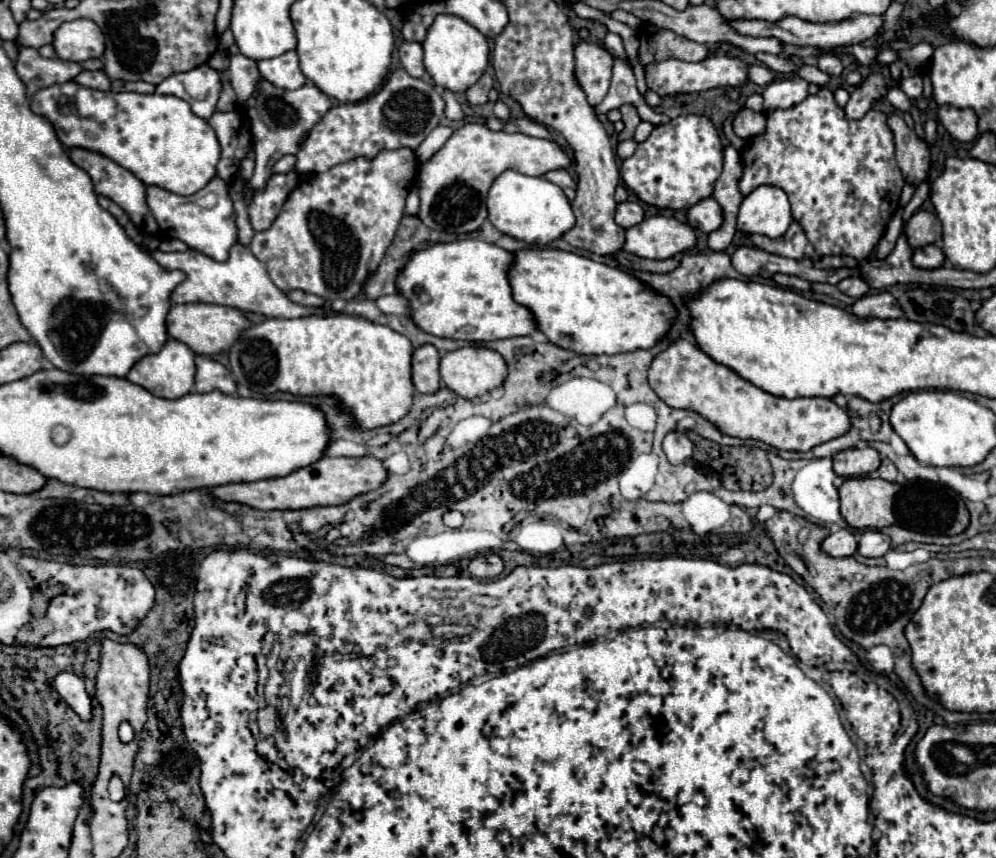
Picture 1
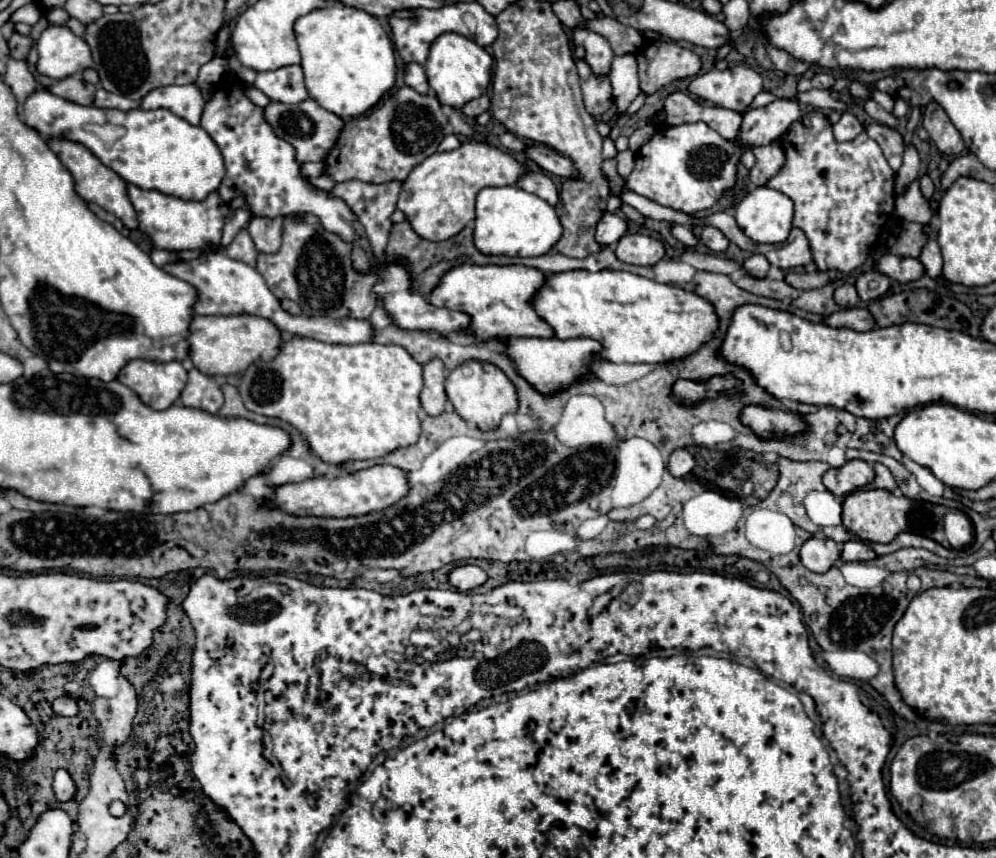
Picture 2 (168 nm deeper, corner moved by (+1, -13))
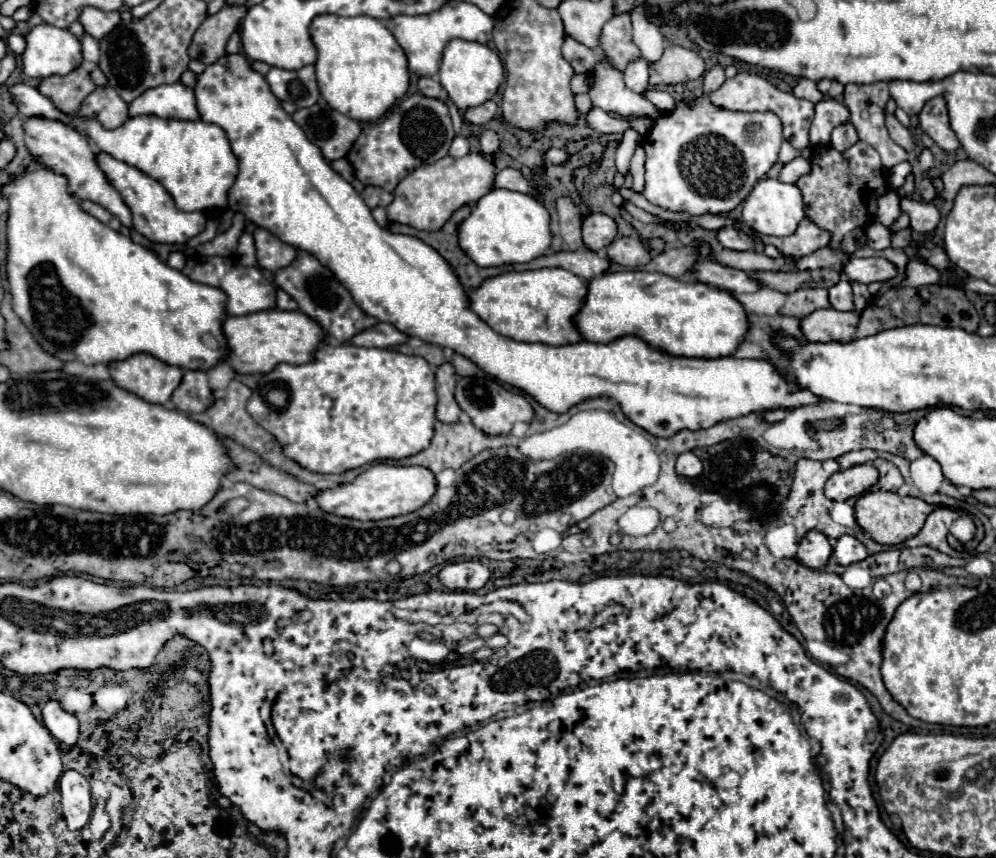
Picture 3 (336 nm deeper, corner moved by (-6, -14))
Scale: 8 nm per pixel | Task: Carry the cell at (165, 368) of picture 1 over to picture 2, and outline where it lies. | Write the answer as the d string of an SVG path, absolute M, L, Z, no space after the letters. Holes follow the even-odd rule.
M131 360L121 368L117 380L137 392L141 402L155 410L165 410L179 400L179 394L187 382L187 370L181 362L149 362Z

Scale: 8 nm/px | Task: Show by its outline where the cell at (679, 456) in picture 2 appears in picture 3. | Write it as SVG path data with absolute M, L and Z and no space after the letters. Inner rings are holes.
M692 451L682 453L678 457L678 461L676 461L676 473L684 475L688 479L694 479L694 477L698 477L702 473L702 463L700 463L700 459Z

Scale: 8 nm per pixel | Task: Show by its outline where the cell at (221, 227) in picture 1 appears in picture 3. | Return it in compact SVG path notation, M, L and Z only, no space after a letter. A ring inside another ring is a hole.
M100 153L96 157L96 161L98 161L100 169L106 173L106 177L110 179L110 183L118 189L124 203L130 207L132 217L134 217L134 229L138 233L142 233L146 239L150 239L154 243L180 243L180 245L184 245L194 235L198 235L206 229L208 215L204 211L194 211L194 213L178 211L170 193L158 181L150 179L142 171L138 171L122 161L116 161L106 153Z

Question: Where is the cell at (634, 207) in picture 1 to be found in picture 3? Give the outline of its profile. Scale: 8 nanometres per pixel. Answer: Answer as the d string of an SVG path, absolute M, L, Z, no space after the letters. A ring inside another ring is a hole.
M592 213L582 223L582 237L588 249L602 251L606 249L618 235L618 225L612 217L604 213Z

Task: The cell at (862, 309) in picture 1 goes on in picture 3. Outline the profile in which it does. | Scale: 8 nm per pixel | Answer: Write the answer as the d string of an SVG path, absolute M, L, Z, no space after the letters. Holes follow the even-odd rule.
M818 309L802 319L802 331L808 341L848 341L856 335L858 321L858 311L842 313L836 309Z

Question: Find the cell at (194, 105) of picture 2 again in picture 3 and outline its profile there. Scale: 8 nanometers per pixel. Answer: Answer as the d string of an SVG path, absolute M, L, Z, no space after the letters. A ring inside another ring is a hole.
M170 83L164 87L154 87L134 99L130 103L132 117L136 115L158 115L164 119L200 119L196 109L196 95L194 89L182 83Z

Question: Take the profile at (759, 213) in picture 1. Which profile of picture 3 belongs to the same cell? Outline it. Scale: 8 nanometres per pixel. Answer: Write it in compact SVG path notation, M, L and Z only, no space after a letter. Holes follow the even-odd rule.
M778 179L758 181L742 207L742 221L752 231L758 231L762 235L788 237L796 231L796 227L802 219L804 219L804 203L802 203L800 189L796 185L788 185L788 183L782 183Z

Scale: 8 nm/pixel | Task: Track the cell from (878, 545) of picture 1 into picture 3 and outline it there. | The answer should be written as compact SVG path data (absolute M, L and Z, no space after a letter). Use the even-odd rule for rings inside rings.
M842 535L834 547L832 557L836 559L836 563L848 567L852 563L860 563L868 557L868 549L852 535Z

